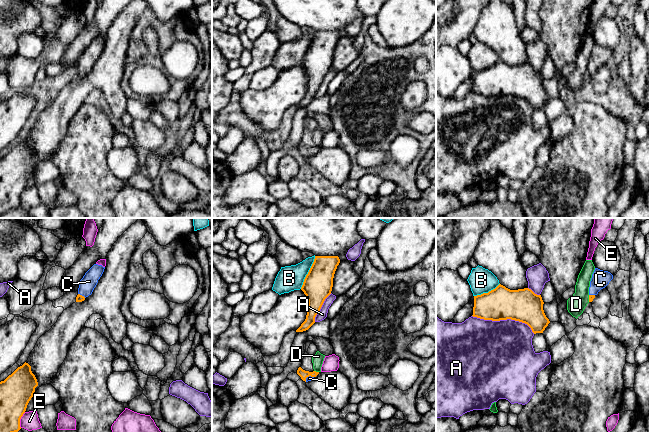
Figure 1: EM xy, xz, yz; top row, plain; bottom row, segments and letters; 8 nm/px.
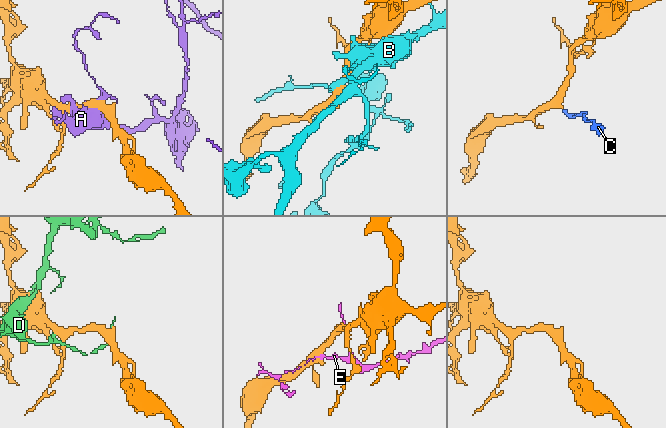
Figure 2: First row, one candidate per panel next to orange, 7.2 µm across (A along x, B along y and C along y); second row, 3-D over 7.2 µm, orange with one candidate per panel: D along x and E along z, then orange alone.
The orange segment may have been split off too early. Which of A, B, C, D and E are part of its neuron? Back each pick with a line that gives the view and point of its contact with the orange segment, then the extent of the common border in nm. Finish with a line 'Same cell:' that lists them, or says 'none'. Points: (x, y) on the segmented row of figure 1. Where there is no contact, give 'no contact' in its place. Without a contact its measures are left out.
C: meets orange in xz at (308, 376); contact 80 nm long
Same cell: C

